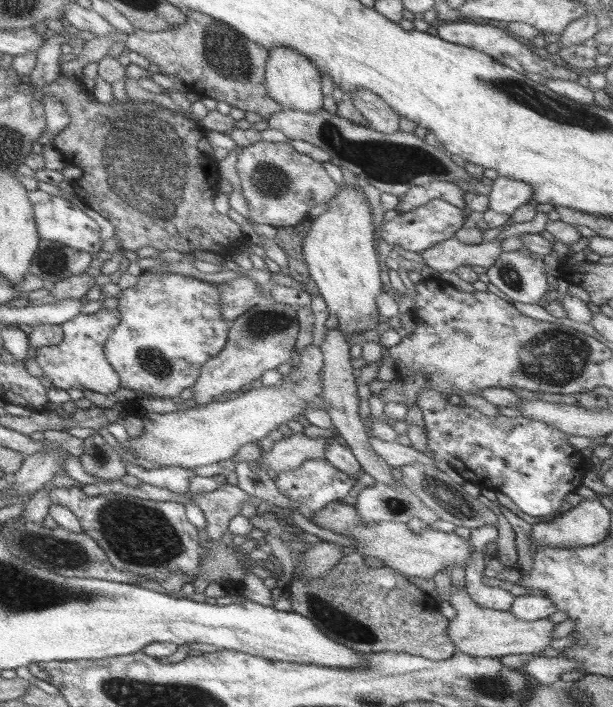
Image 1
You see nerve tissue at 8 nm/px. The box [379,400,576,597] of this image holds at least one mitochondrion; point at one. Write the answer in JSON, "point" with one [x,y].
{"point":[461,509]}

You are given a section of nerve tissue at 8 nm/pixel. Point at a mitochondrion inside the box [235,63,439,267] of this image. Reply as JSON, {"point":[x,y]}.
{"point":[271,183]}

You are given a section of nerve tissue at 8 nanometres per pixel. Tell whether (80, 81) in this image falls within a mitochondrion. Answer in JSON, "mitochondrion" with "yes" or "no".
{"mitochondrion":"no"}

